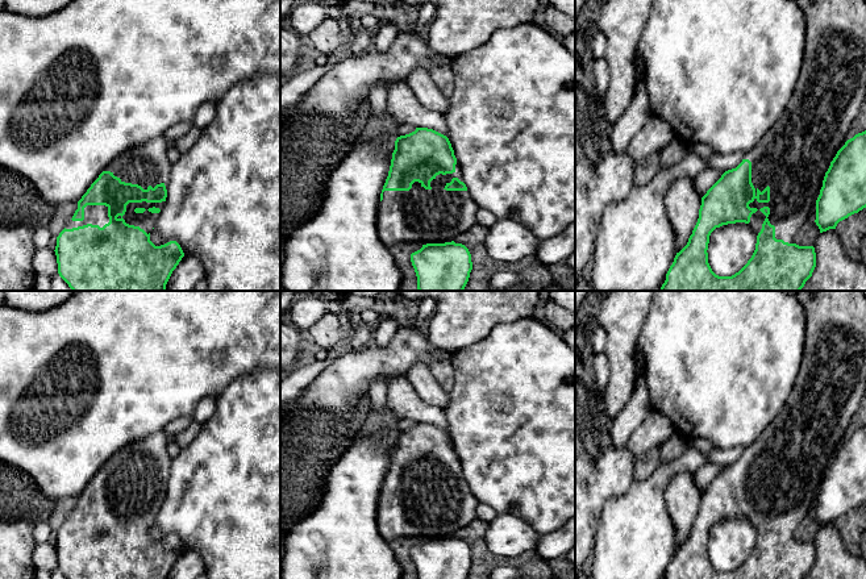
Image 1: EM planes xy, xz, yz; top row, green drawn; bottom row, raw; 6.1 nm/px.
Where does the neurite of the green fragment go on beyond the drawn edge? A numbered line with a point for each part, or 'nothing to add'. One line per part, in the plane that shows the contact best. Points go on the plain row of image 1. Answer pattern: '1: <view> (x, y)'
1: yz (792, 452)

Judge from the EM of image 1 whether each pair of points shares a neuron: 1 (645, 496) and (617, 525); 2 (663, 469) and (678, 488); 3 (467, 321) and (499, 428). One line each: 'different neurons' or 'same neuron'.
1: same neuron
2: different neurons
3: different neurons

